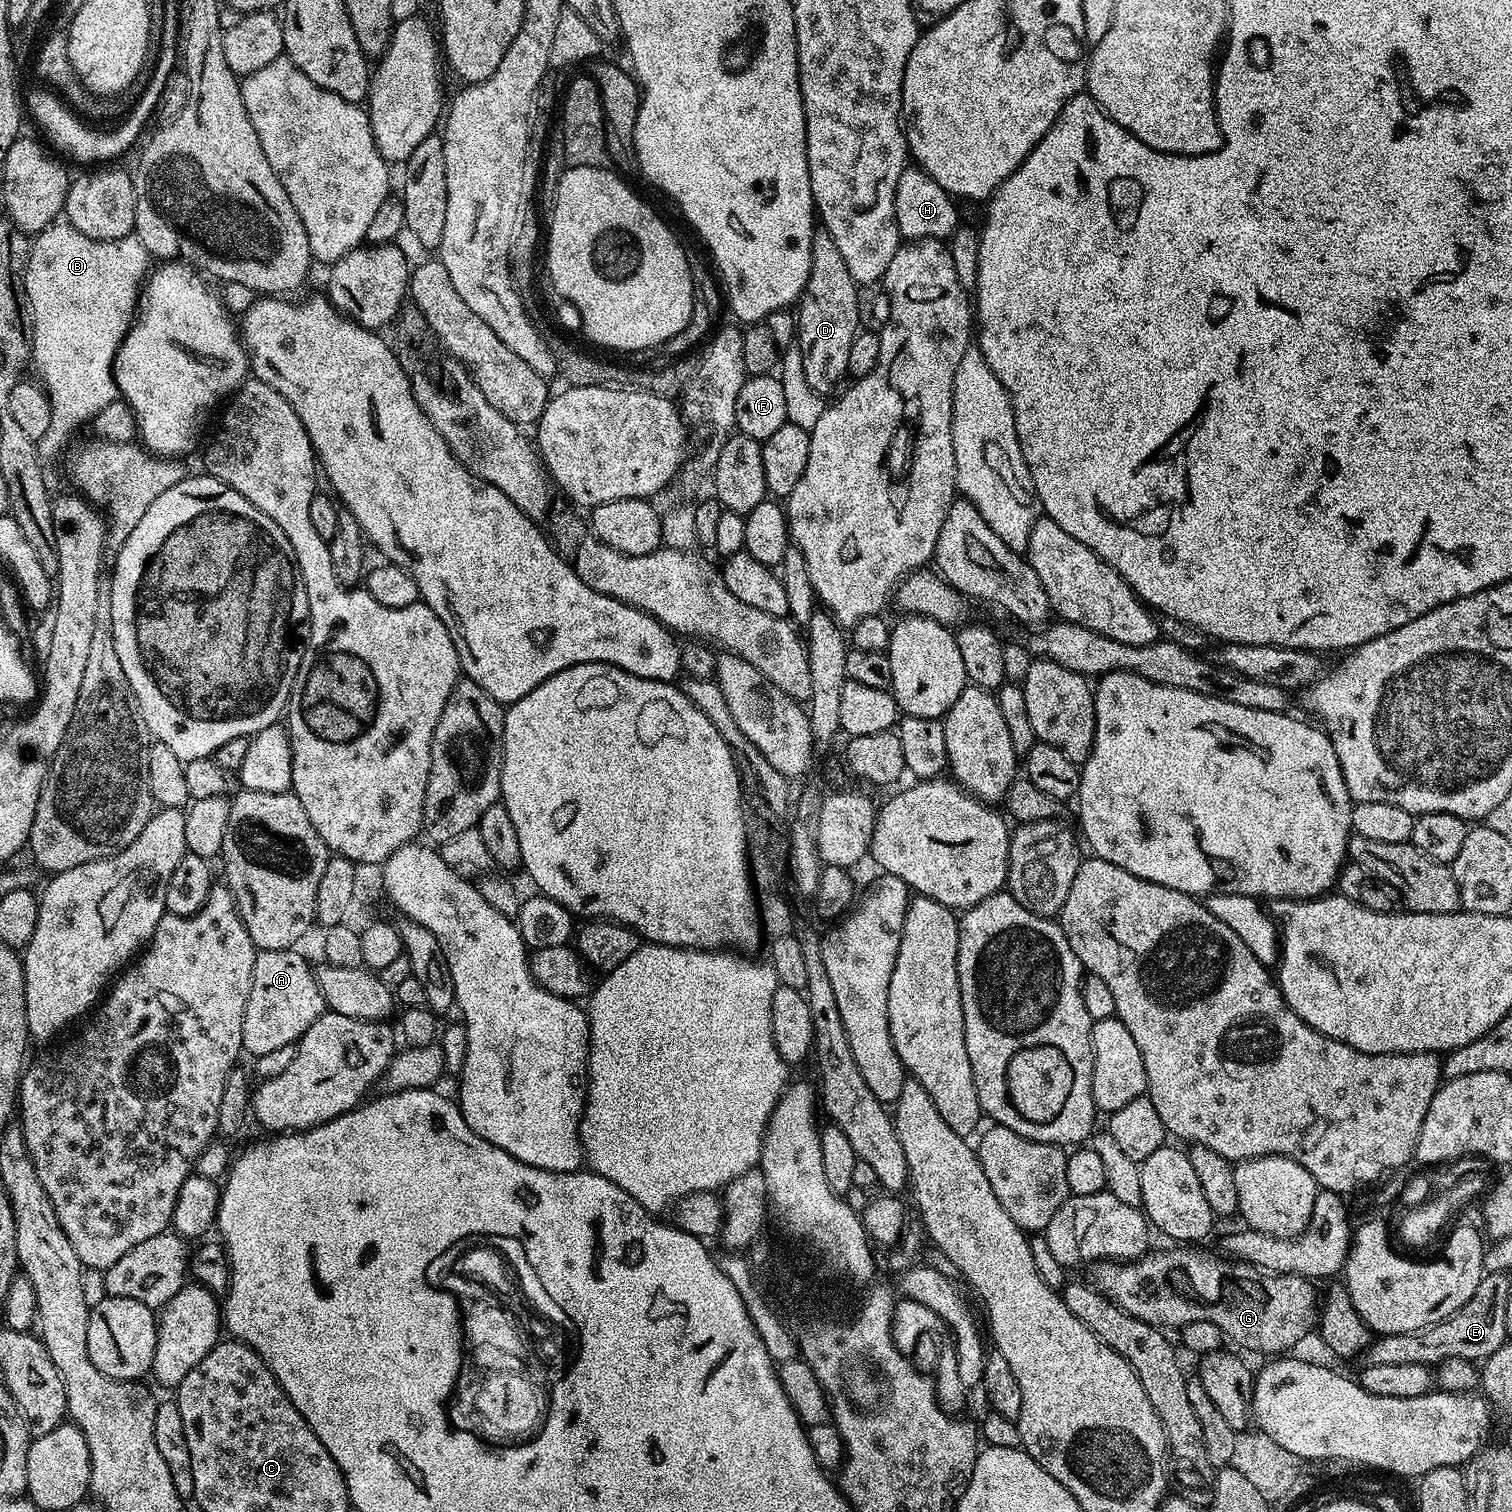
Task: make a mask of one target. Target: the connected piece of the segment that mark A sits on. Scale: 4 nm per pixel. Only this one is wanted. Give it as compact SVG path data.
M283 948L257 951L250 998L246 1002L246 1014L242 1022L243 1051L255 1058L270 1054L270 1050L279 1050L287 1044L296 1044L325 1010L313 965L308 965L307 958L300 950Z

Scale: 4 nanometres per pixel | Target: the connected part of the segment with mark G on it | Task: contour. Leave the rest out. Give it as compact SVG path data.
M1168 1246L1165 1252L1149 1250L1139 1260L1117 1262L1101 1260L1091 1265L1091 1283L1107 1299L1113 1300L1126 1314L1161 1330L1179 1330L1190 1322L1214 1322L1224 1331L1229 1341L1234 1340L1252 1352L1284 1354L1292 1349L1300 1338L1317 1327L1321 1301L1316 1284L1304 1276L1283 1276L1277 1272L1265 1272L1241 1260L1225 1258L1215 1251L1203 1252L1200 1246Z

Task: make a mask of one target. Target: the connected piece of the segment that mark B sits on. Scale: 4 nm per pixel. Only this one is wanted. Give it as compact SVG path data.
M67 222L51 224L35 233L24 271L24 289L32 318L31 363L34 368L36 364L36 372L52 403L50 430L36 446L41 464L51 465L51 460L63 450L68 434L118 398L114 379L116 352L138 311L142 285L150 272L148 260L150 254L135 234L117 240L95 240Z

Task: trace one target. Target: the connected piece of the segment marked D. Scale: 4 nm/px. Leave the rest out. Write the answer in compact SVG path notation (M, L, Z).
M823 230L813 232L810 278L806 282L804 293L800 295L800 312L797 311L795 317L796 340L802 354L802 374L806 386L817 397L831 397L841 387L840 379L848 376L850 345L854 343L857 332L862 328L860 296L856 291L856 280L850 278L850 270L846 270L846 262L842 259L832 235Z

